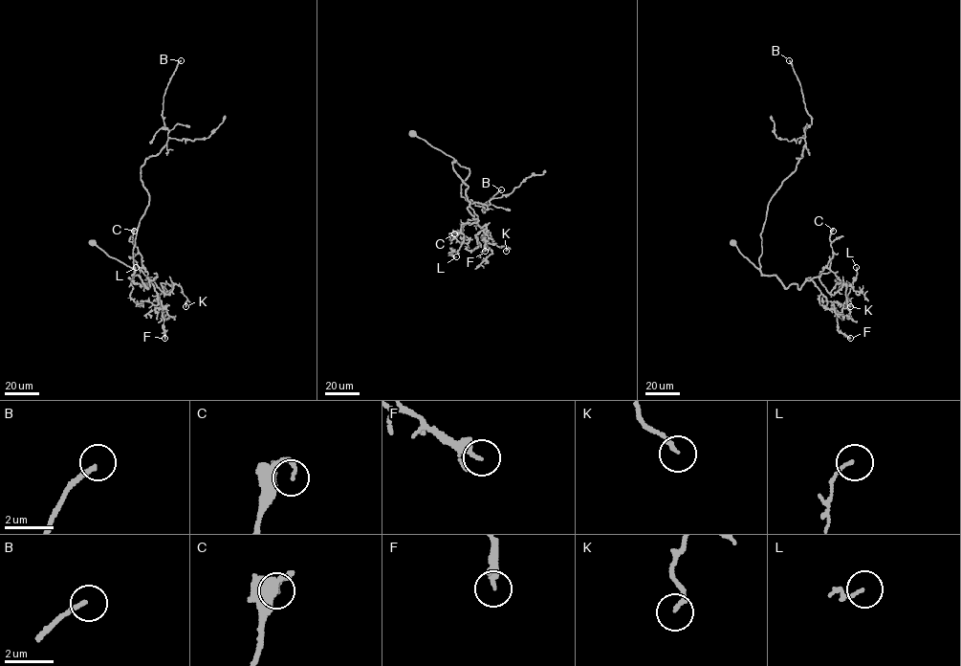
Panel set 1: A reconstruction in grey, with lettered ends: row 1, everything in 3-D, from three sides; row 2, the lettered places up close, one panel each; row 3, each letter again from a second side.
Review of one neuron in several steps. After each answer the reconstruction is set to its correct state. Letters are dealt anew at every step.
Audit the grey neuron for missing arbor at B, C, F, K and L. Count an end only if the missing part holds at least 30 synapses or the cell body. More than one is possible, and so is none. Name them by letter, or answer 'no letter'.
B, K

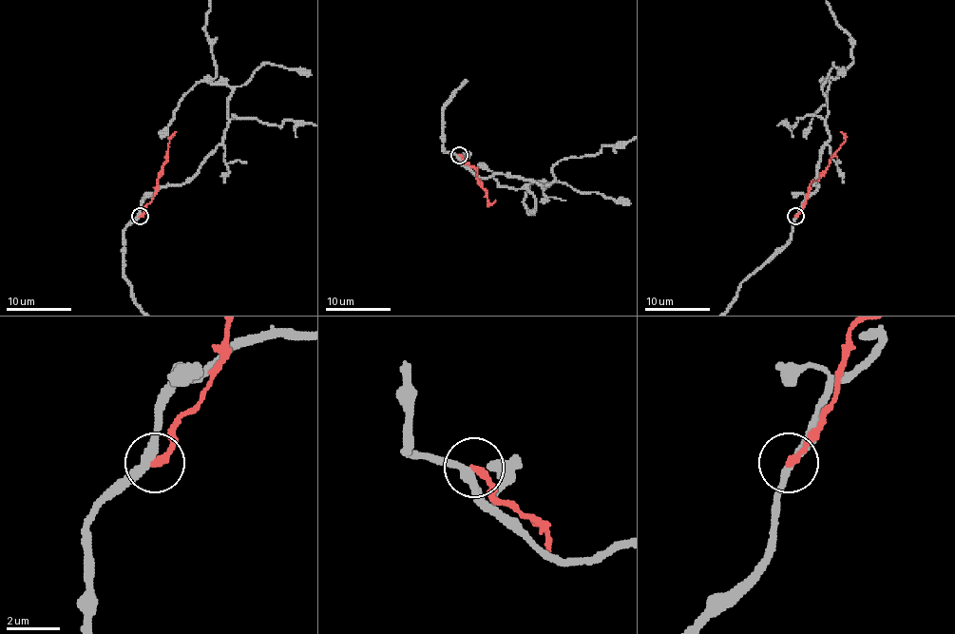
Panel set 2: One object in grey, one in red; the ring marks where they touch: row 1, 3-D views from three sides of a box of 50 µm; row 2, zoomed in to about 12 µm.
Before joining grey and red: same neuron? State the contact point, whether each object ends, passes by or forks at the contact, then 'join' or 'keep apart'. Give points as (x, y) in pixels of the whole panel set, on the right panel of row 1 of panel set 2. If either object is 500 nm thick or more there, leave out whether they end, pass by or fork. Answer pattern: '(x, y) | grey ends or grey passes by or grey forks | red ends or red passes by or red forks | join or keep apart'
(795, 216) | grey passes by | red ends | keep apart

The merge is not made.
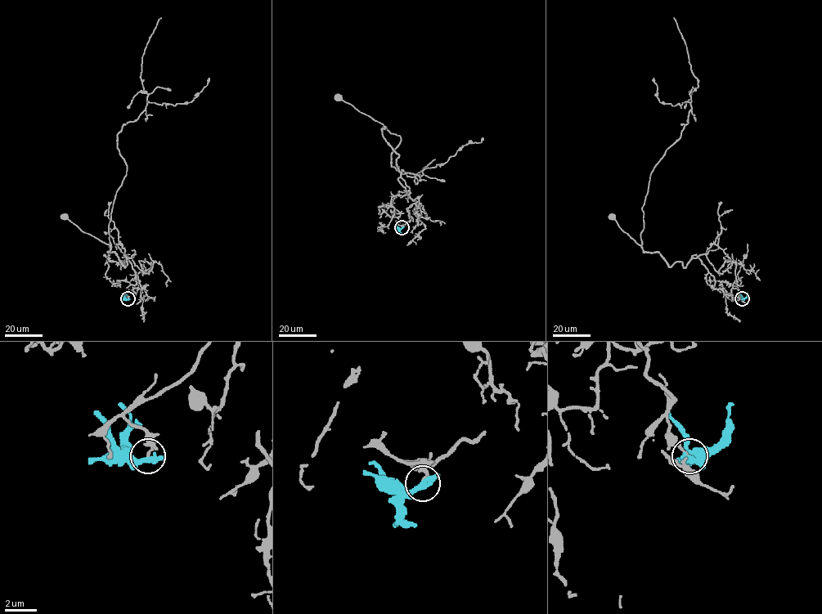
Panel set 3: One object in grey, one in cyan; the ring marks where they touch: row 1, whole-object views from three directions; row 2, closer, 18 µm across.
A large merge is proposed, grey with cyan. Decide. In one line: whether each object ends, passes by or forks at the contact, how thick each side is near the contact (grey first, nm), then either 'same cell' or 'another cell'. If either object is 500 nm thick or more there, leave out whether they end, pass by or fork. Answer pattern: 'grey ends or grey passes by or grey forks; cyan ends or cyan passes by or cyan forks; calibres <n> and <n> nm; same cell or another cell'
grey ends; cyan ends; calibres 140 and 440 nm; another cell

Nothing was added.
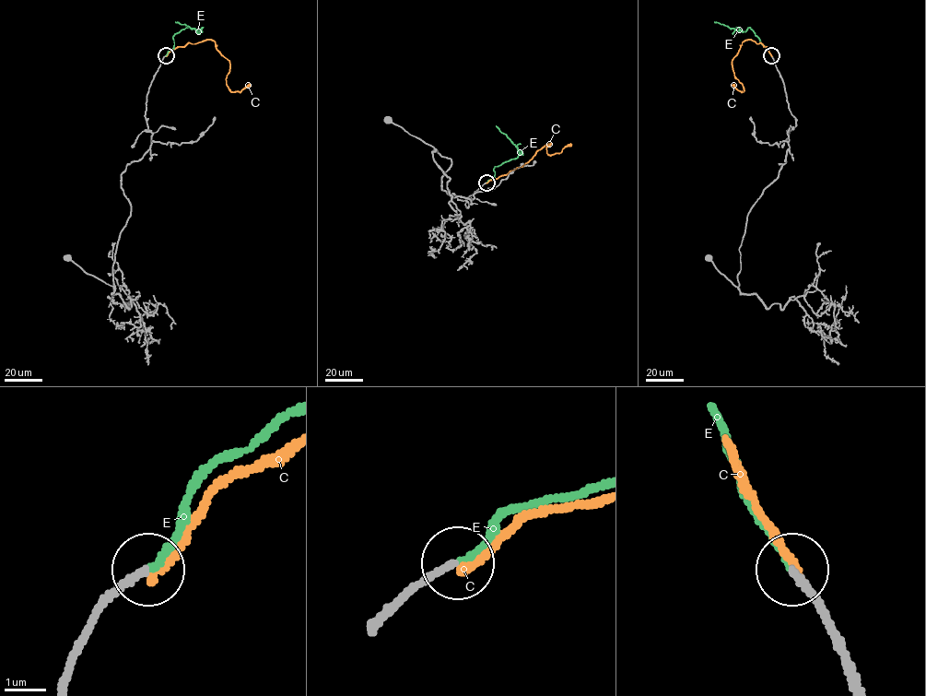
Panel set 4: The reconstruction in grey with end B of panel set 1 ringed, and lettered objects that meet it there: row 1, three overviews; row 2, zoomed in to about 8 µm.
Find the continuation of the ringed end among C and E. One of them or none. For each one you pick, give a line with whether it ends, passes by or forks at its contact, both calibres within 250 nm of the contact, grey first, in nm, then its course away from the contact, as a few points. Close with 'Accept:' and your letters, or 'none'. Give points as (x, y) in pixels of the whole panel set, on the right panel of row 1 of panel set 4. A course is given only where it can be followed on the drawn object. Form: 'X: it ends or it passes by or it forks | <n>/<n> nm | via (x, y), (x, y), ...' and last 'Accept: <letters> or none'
E: it ends | 190/180 nm | via (771, 55), (750, 28), (745, 31), (736, 30), (714, 21)
Accept: E

